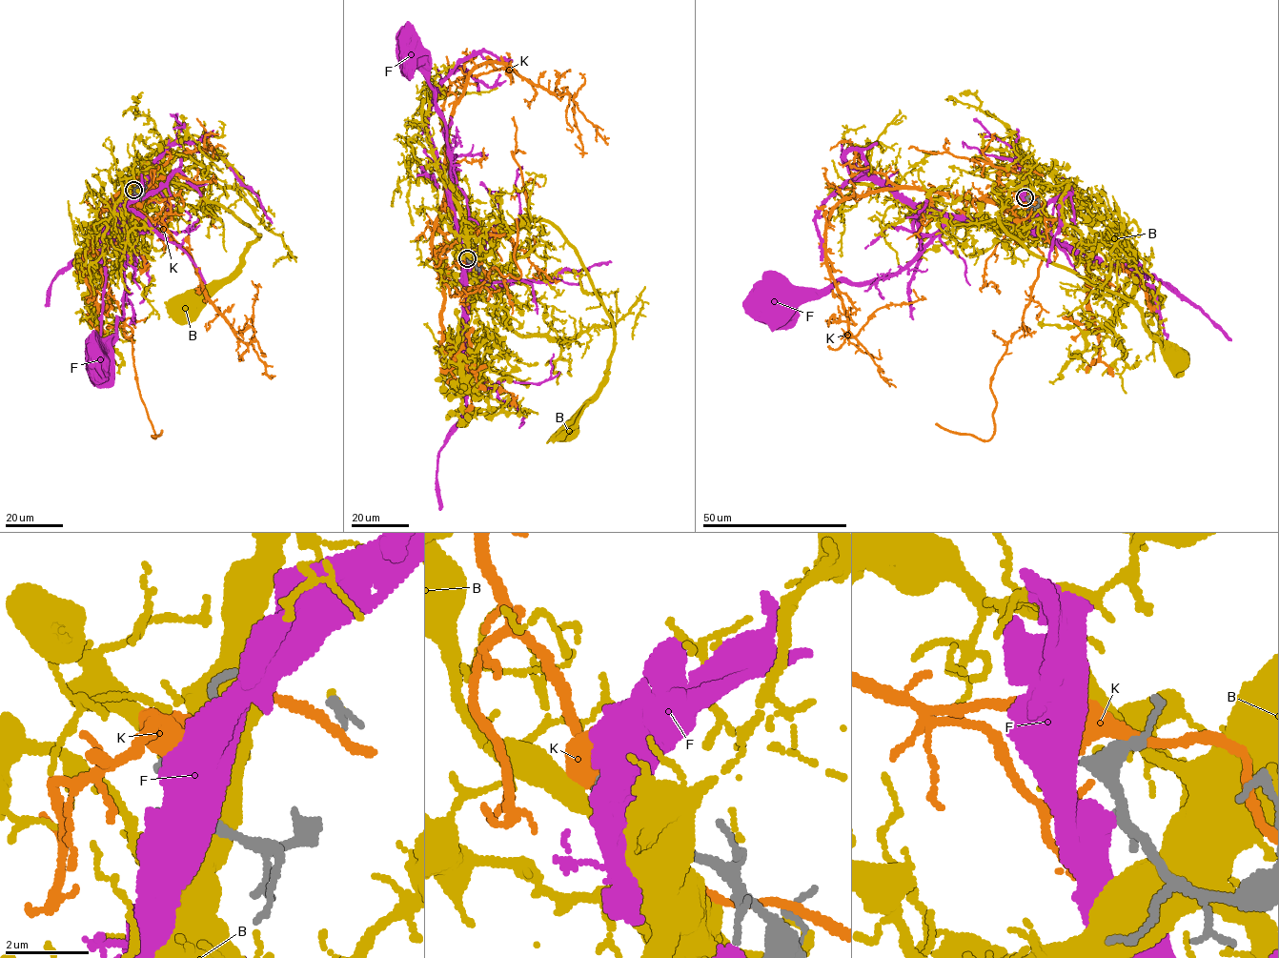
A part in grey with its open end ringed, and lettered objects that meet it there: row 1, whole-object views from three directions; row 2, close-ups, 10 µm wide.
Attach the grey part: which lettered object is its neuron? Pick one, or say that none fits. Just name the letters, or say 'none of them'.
none of them

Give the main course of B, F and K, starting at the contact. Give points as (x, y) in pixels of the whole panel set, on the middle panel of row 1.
B: (467, 261), (474, 269), (500, 234), (534, 220), (574, 249), (610, 316), (614, 351), (562, 433)
F: (467, 257), (466, 266), (451, 201), (453, 179), (445, 119), (432, 85), (404, 43), (407, 39)
K: (467, 258), (458, 236), (436, 225), (447, 129), (467, 74), (501, 64), (570, 95), (583, 150), (575, 144)

